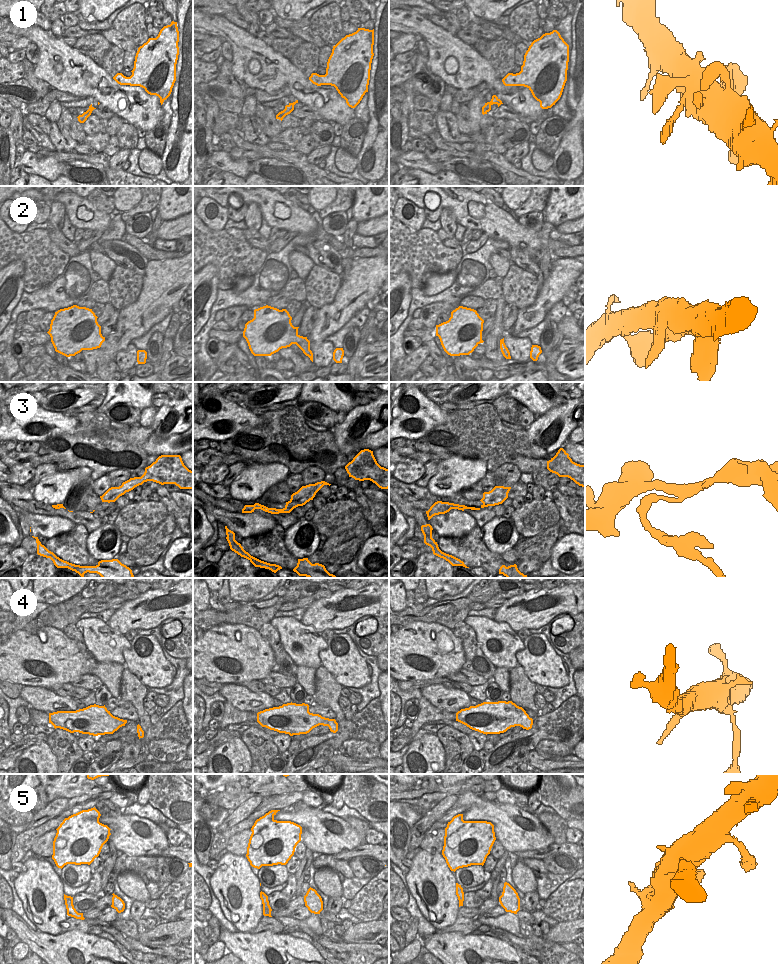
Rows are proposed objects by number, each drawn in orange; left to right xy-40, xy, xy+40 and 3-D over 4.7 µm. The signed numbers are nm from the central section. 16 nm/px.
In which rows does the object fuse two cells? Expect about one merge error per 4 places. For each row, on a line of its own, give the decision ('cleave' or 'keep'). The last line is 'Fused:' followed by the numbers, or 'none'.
1: keep
2: keep
3: cleave
4: keep
5: keep
Fused: 3

